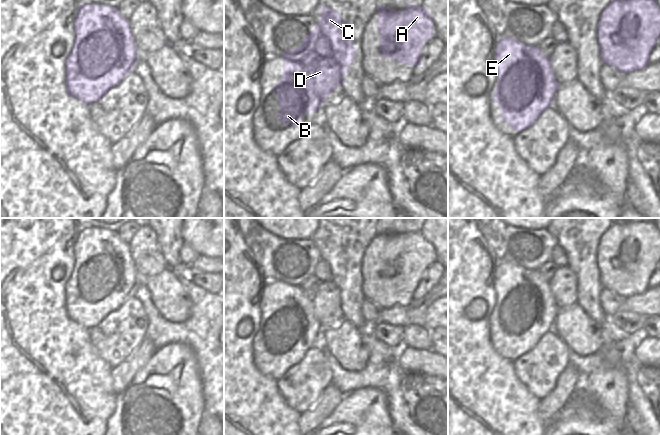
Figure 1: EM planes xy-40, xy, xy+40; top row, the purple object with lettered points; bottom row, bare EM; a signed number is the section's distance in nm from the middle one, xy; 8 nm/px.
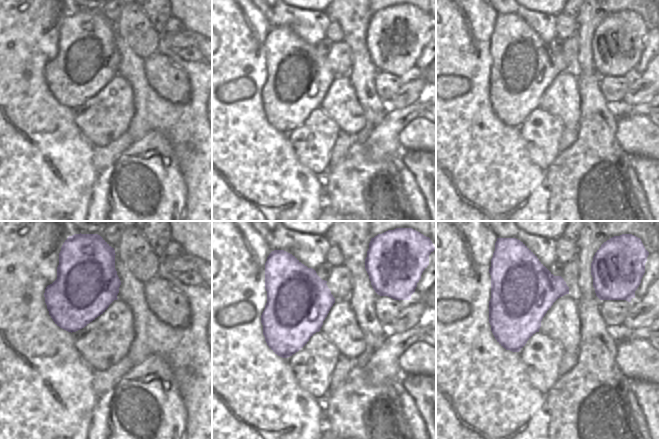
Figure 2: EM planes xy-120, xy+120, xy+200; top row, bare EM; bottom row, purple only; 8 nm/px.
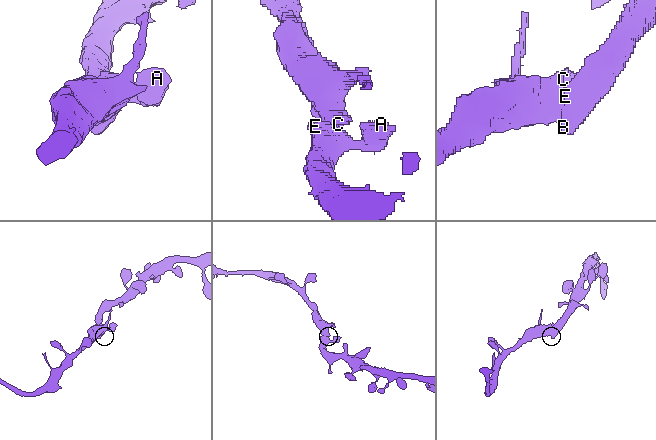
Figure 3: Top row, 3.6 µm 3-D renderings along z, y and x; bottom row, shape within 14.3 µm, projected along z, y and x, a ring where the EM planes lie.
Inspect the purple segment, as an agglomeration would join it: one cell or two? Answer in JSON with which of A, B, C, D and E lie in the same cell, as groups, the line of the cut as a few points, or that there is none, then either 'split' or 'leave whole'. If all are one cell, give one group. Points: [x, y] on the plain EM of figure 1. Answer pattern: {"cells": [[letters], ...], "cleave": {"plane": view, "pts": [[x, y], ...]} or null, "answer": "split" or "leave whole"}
{"cells": [["A", "B", "C", "D", "E"]], "cleave": null, "answer": "leave whole"}

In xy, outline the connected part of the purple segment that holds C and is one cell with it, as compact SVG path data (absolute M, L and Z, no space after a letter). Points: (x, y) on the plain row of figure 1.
M316 229L323 236L319 237L319 246L317 250L305 260L298 272L286 273L283 276L283 296L281 298L280 307L276 309L271 317L277 316L277 324L279 326L279 338L277 342L285 349L294 351L301 347L304 338L310 335L318 335L323 325L338 310L344 308L343 300L349 296L349 286L355 285L355 272L351 258L339 239L332 231L324 229Z

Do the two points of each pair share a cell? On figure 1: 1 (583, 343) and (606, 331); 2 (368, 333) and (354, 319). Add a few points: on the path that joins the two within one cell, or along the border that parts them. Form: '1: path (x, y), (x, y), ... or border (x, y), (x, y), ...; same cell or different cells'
1: border (600, 325), (600, 335), (605, 344); different cells
2: border (374, 324), (368, 327), (364, 319), (348, 345); different cells

